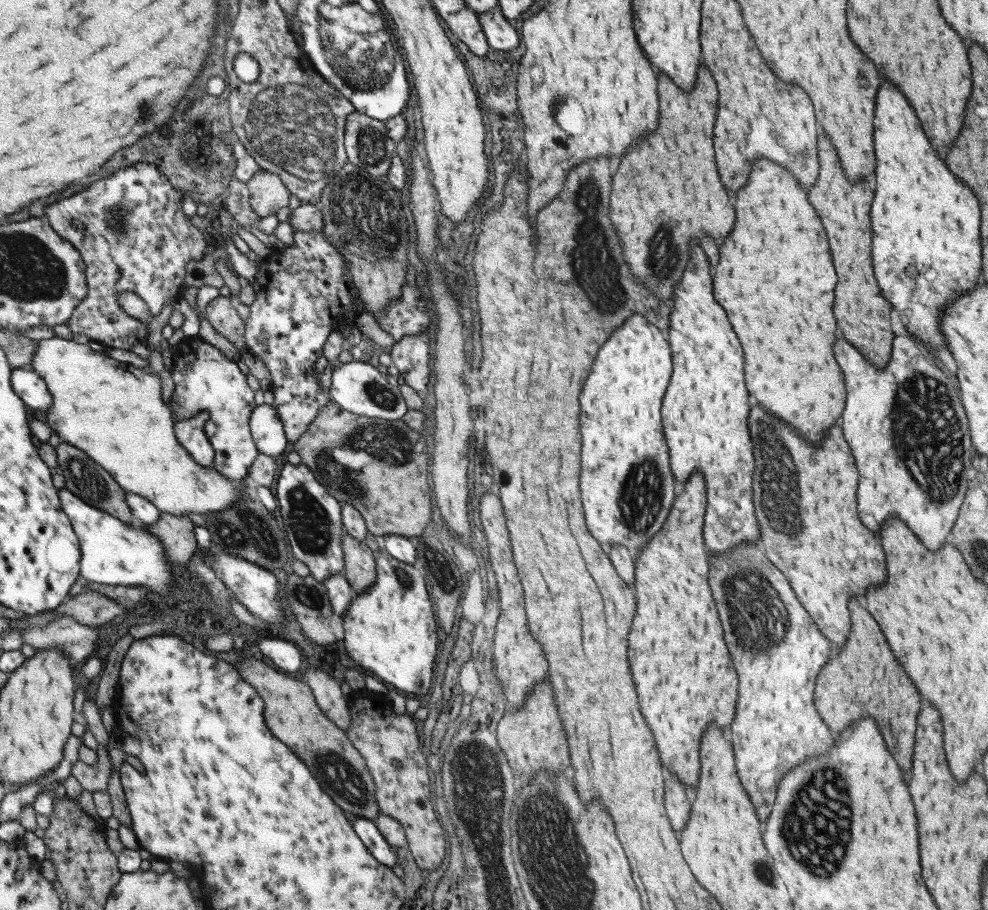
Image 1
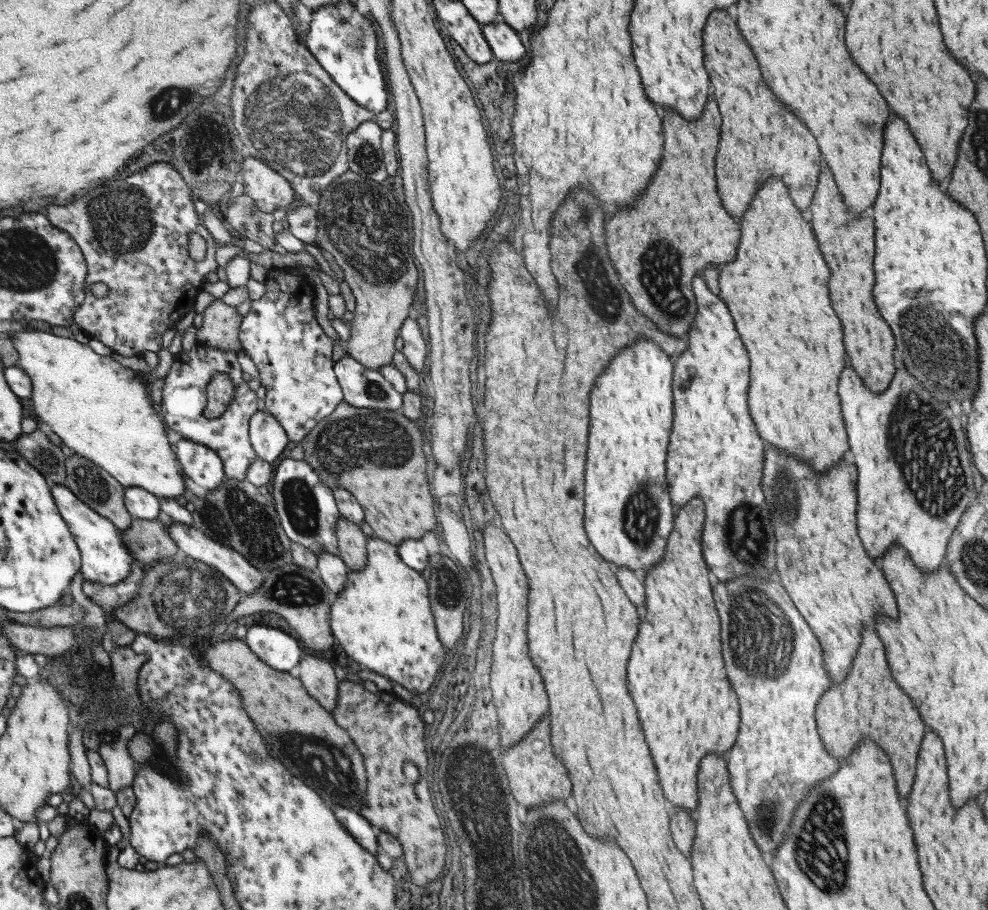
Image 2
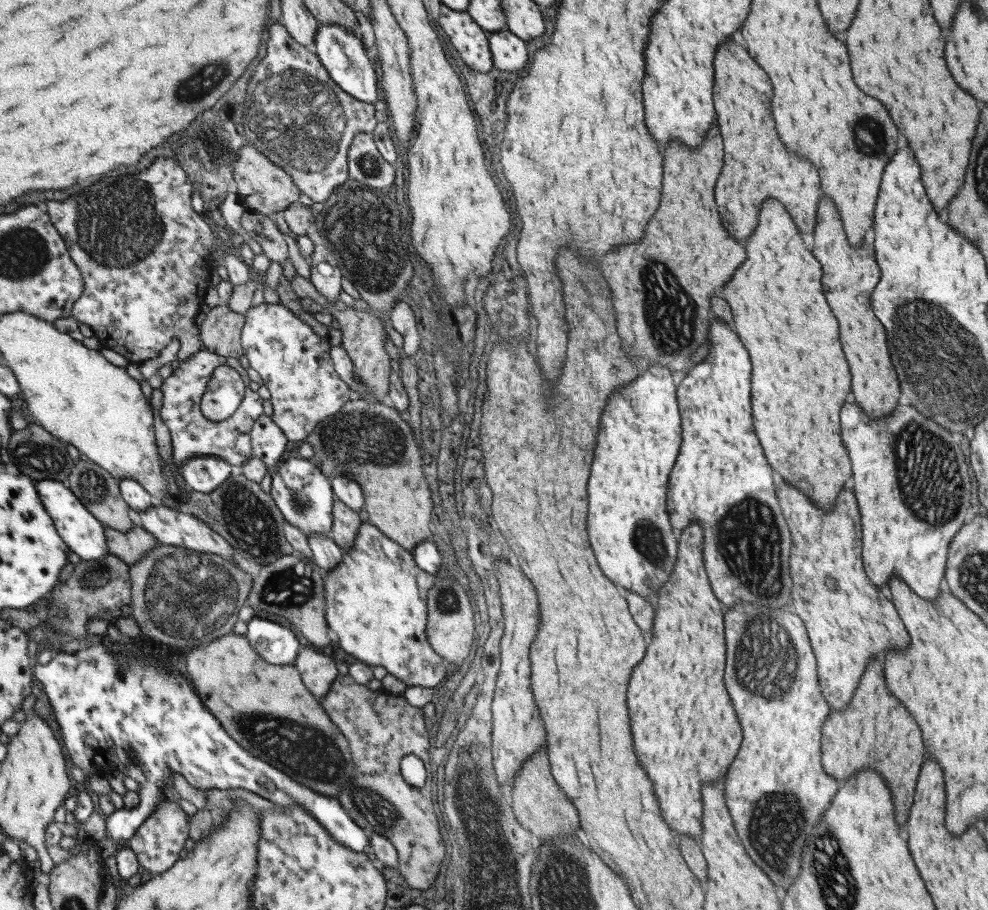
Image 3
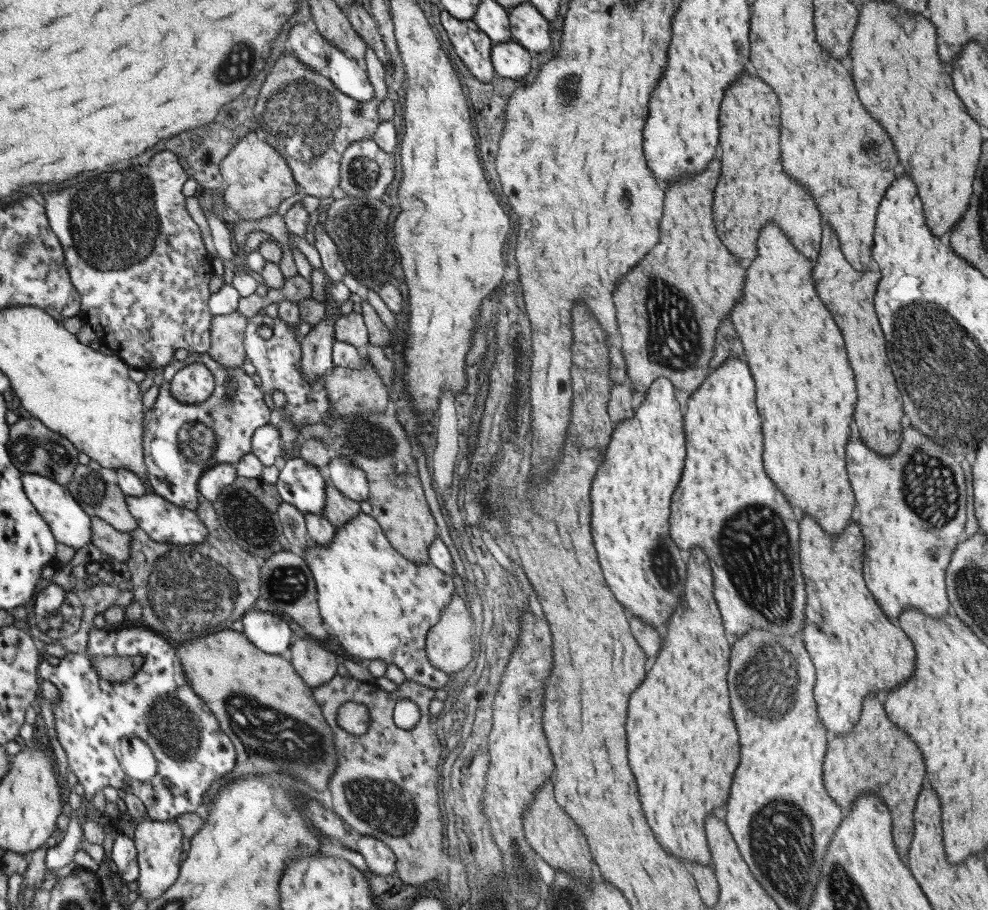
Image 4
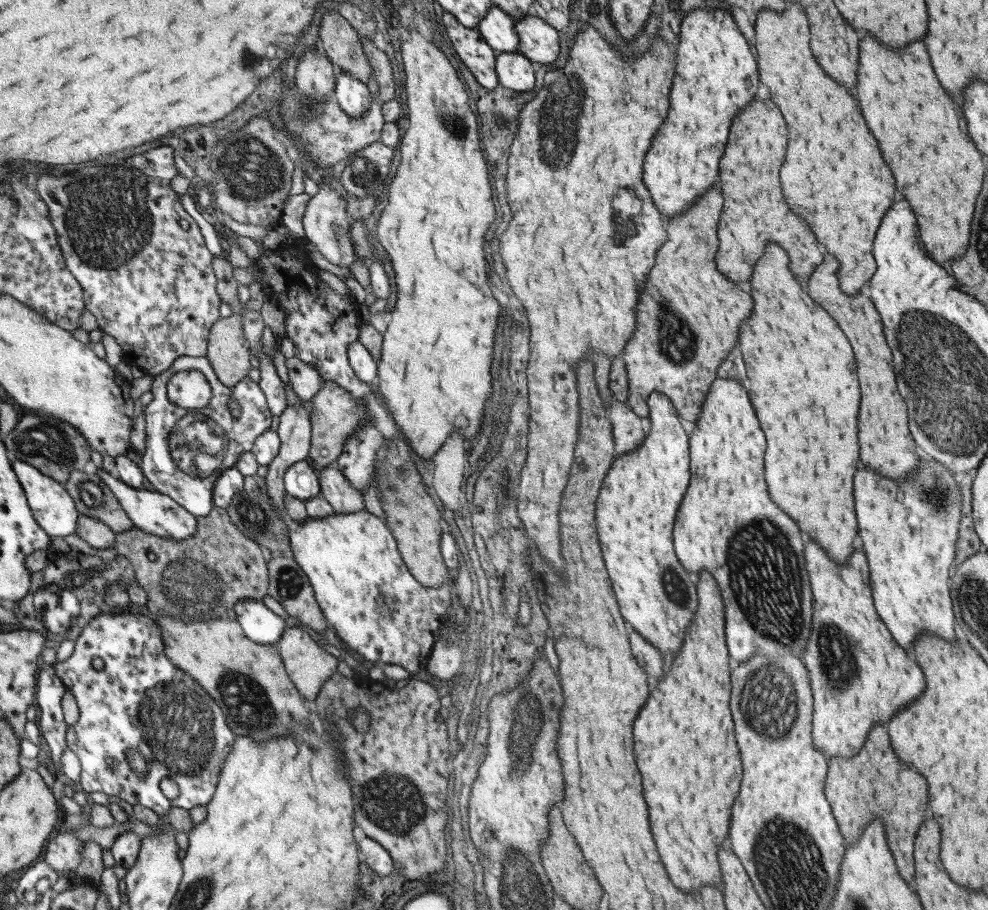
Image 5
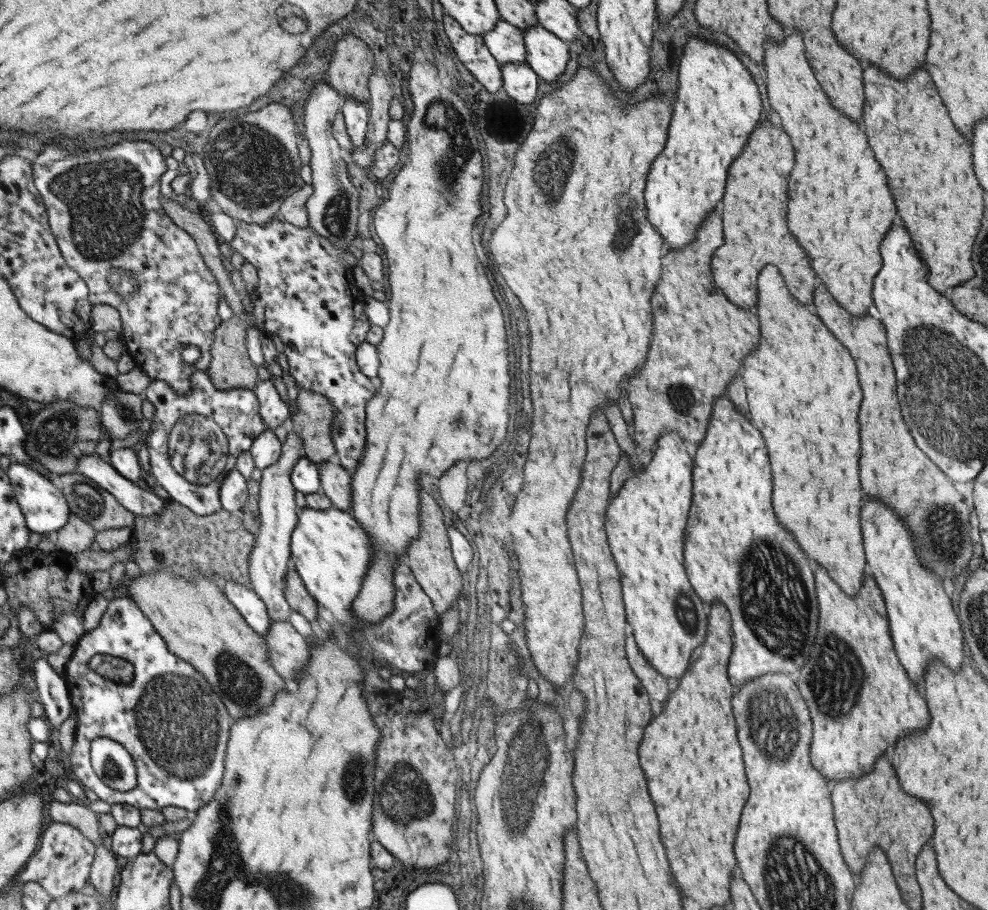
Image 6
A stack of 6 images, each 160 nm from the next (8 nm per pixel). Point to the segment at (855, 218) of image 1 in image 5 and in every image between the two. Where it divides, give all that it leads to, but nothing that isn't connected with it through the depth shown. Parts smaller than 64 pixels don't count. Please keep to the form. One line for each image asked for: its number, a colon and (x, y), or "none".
2: (846, 243)
3: (849, 274)
4: (849, 296)
5: (885, 445)

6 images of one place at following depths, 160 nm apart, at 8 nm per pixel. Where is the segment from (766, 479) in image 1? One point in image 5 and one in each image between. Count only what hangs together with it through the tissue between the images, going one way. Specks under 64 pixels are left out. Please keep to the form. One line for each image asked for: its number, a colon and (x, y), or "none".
2: (821, 564)
3: (848, 620)
4: (855, 650)
5: (865, 677)

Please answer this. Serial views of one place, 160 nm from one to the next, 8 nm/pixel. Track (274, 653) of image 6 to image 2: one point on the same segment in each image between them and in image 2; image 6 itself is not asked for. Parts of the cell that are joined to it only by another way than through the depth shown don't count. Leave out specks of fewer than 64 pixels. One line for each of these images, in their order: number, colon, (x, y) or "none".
2: (317, 677)
3: (316, 671)
4: (315, 665)
5: (307, 665)

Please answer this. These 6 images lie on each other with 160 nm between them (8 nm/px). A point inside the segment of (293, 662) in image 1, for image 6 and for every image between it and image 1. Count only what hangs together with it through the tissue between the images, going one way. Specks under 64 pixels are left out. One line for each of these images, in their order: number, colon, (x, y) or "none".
2: (274, 647)
3: (275, 644)
4: (266, 631)
5: (260, 625)
6: (251, 608)

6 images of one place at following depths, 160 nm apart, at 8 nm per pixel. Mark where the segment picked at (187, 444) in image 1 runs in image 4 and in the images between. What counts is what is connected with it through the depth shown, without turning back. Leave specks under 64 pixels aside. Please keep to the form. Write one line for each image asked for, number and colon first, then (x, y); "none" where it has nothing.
2: (202, 468)
3: (203, 473)
4: (211, 482)

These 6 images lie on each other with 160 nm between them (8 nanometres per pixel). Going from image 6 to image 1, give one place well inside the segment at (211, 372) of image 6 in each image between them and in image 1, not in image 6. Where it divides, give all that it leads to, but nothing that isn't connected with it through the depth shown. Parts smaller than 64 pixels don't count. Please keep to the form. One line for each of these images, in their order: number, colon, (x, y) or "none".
1: (219, 312)
2: (219, 328)
3: (219, 332)
4: (226, 347)
5: (227, 351)

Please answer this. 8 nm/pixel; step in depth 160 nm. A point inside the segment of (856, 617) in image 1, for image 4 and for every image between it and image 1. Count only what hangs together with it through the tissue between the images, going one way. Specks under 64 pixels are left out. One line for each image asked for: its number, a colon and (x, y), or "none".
2: (879, 710)
3: (891, 745)
4: (875, 757)

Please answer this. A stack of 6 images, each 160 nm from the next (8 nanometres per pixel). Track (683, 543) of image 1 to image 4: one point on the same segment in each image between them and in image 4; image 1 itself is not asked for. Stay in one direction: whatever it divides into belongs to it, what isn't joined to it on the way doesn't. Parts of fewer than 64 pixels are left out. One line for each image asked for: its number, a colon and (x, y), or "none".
2: (675, 677)
3: (685, 733)
4: (681, 743)

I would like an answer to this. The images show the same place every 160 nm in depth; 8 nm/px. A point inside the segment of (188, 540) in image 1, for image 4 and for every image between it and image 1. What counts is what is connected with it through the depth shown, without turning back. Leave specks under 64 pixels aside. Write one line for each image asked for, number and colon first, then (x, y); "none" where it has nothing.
2: (148, 541)
3: (129, 546)
4: (104, 537)

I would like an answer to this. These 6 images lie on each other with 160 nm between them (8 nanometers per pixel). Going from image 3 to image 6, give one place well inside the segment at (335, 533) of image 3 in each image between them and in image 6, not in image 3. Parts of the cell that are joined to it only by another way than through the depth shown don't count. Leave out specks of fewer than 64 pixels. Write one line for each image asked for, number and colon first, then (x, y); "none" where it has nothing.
4: (339, 509)
5: (336, 490)
6: (334, 481)

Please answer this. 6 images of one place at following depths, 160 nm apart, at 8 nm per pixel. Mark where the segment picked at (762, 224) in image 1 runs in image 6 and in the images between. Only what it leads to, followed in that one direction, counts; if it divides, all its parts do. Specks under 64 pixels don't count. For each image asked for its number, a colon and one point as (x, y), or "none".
2: (775, 290)
3: (799, 379)
4: (804, 389)
5: (801, 380)
6: (803, 396)

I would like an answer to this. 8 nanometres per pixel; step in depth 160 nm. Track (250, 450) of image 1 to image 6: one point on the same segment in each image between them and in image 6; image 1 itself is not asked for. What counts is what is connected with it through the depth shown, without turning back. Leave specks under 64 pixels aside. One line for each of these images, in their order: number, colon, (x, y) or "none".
2: (183, 398)
3: (191, 434)
4: (180, 441)
5: (184, 449)
6: (194, 439)

